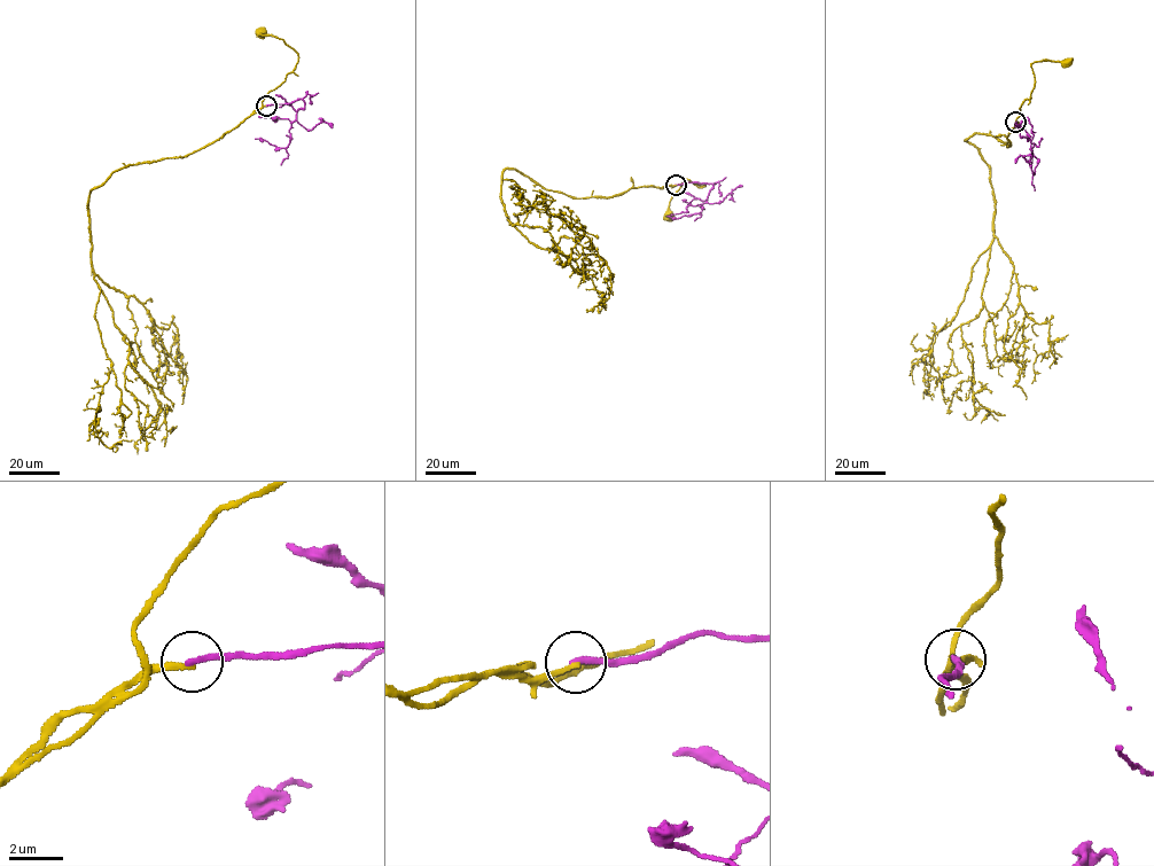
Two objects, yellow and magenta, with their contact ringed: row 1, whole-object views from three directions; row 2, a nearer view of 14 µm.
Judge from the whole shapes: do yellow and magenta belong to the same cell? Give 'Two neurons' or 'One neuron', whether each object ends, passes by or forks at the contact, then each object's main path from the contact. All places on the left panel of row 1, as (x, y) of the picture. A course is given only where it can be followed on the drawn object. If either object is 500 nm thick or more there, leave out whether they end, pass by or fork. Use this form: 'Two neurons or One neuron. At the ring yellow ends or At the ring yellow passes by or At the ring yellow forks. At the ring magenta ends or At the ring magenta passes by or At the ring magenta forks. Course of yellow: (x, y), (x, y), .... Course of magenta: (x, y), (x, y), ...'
Two neurons. At the ring yellow ends. At the ring magenta ends. Course of yellow: (266, 106), (262, 103), (264, 96), (291, 72), (298, 57), (285, 41), (260, 34). Course of magenta: (266, 106), (302, 99), (305, 103), (296, 111), (286, 147), (277, 148), (255, 138)

